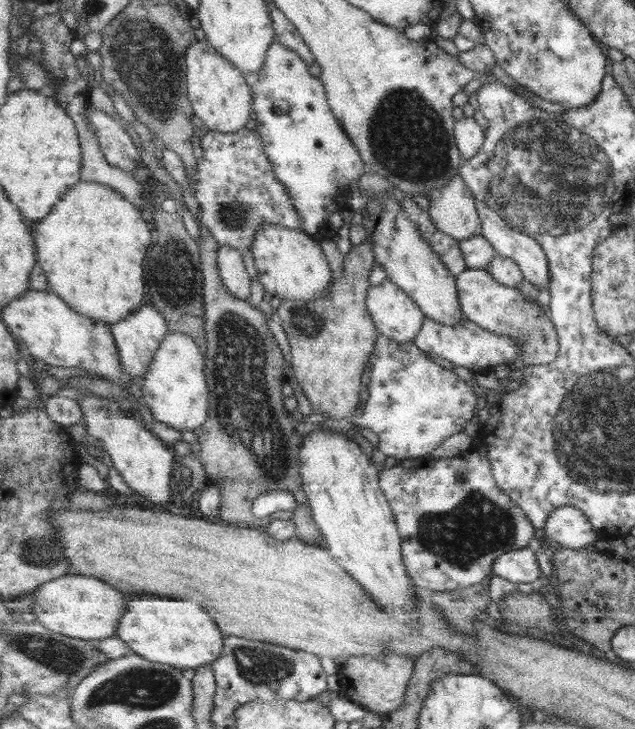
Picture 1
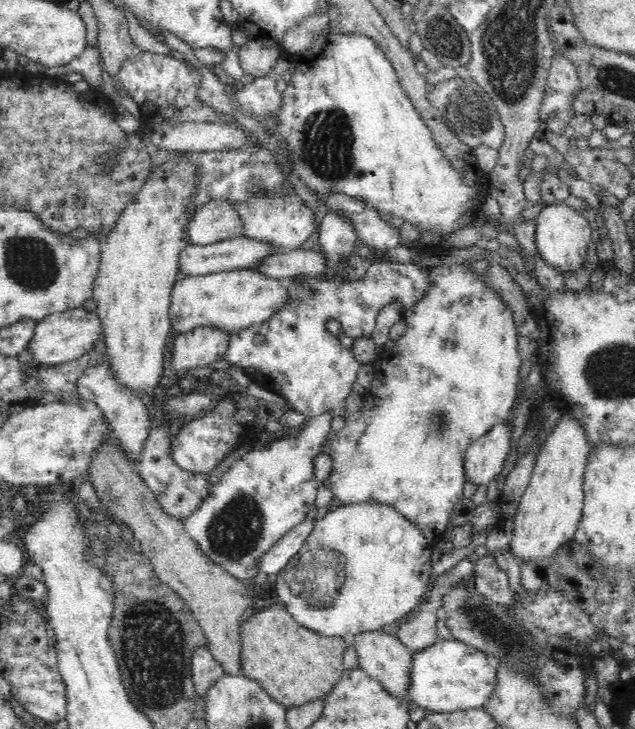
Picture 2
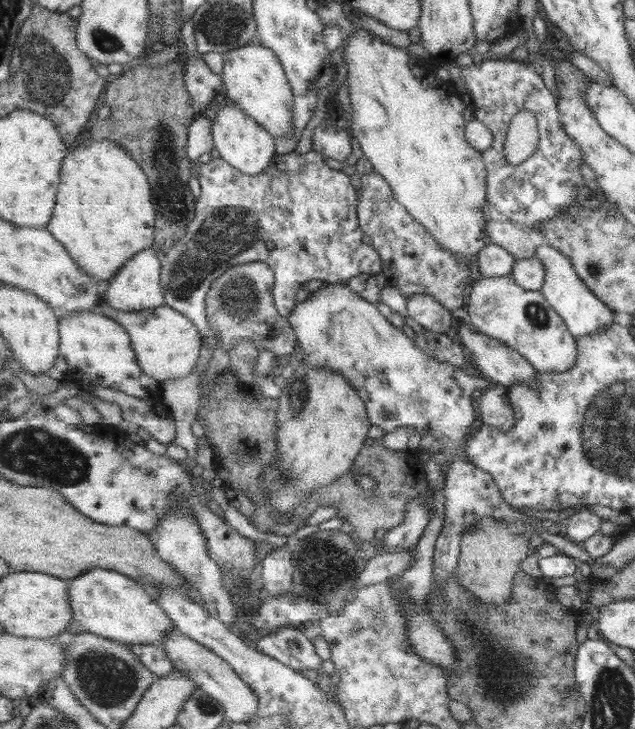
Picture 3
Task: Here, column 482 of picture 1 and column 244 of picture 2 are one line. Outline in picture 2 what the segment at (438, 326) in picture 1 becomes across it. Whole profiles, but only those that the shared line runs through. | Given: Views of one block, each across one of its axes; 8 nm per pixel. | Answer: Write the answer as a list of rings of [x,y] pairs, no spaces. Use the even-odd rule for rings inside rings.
[[[330,208],[323,219],[320,220],[318,235],[320,250],[325,257],[327,264],[327,275],[325,277],[310,277],[308,275],[283,277],[280,279],[282,285],[289,289],[290,302],[282,307],[277,314],[263,323],[248,325],[232,332],[229,338],[225,359],[230,365],[240,366],[245,374],[250,377],[258,386],[269,389],[291,404],[291,409],[302,413],[307,417],[331,414],[331,416],[344,416],[344,403],[350,392],[353,391],[354,381],[358,378],[358,370],[362,363],[354,358],[352,349],[340,344],[338,335],[332,335],[326,329],[328,320],[336,320],[341,324],[341,332],[350,338],[370,337],[374,328],[378,313],[394,302],[401,302],[403,310],[410,310],[415,302],[423,296],[427,289],[428,267],[420,267],[416,262],[407,264],[382,261],[372,263],[366,270],[363,278],[352,280],[344,275],[344,262],[346,258],[354,254],[353,246],[357,238],[356,227],[352,219],[346,217],[342,211]]]

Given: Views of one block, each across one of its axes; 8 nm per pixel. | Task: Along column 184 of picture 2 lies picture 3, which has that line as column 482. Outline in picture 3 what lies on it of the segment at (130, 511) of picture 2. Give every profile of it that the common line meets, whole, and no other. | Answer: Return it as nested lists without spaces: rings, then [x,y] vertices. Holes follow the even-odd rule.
[[[489,519],[480,529],[463,535],[462,554],[459,556],[455,577],[464,589],[486,605],[504,605],[508,602],[512,580],[514,574],[518,573],[518,566],[532,554],[528,550],[528,543],[528,538],[520,533],[512,533],[512,529],[505,522],[500,525],[500,522],[492,522]]]

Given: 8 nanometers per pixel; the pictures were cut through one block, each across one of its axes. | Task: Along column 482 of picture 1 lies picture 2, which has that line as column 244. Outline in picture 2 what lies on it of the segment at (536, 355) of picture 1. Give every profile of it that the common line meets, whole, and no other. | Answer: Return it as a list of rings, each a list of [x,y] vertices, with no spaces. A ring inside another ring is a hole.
[[[251,269],[214,272],[214,274],[200,276],[180,276],[173,286],[169,317],[173,327],[172,331],[177,332],[178,335],[198,325],[216,325],[216,327],[228,329],[231,334],[248,325],[263,323],[272,315],[277,314],[288,302],[290,302],[290,292],[282,285],[280,278],[266,276],[265,273]]]

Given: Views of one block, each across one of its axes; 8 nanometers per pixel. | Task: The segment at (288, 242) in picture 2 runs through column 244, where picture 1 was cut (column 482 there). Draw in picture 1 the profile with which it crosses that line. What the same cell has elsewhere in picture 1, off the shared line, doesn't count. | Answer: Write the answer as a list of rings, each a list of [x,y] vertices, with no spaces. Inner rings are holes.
[[[476,200],[476,207],[482,219],[482,235],[493,246],[497,255],[510,258],[519,266],[523,278],[531,282],[539,290],[549,287],[550,271],[548,259],[537,240],[526,233],[513,229],[505,217],[502,217],[485,202]]]

